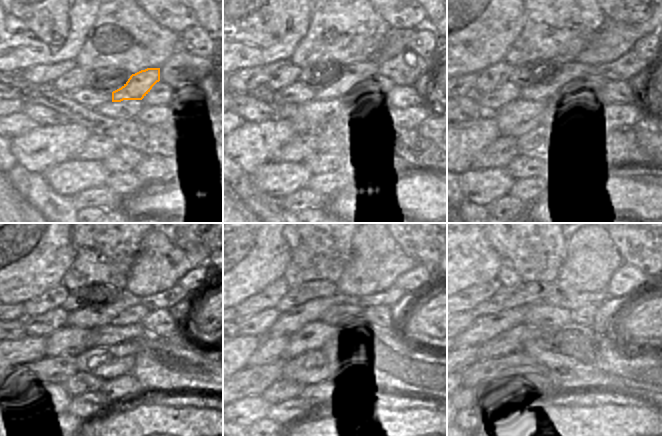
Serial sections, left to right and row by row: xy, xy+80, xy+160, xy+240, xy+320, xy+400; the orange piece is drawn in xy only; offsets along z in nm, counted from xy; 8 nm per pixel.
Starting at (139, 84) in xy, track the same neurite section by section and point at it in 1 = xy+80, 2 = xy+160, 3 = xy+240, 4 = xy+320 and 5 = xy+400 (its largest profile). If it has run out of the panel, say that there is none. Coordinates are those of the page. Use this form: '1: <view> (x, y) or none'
1: xy+80 (368, 71)
2: xy+160 (556, 92)
3: xy+240 (95, 315)
4: xy+320 (289, 322)
5: xy+400 (484, 328)

